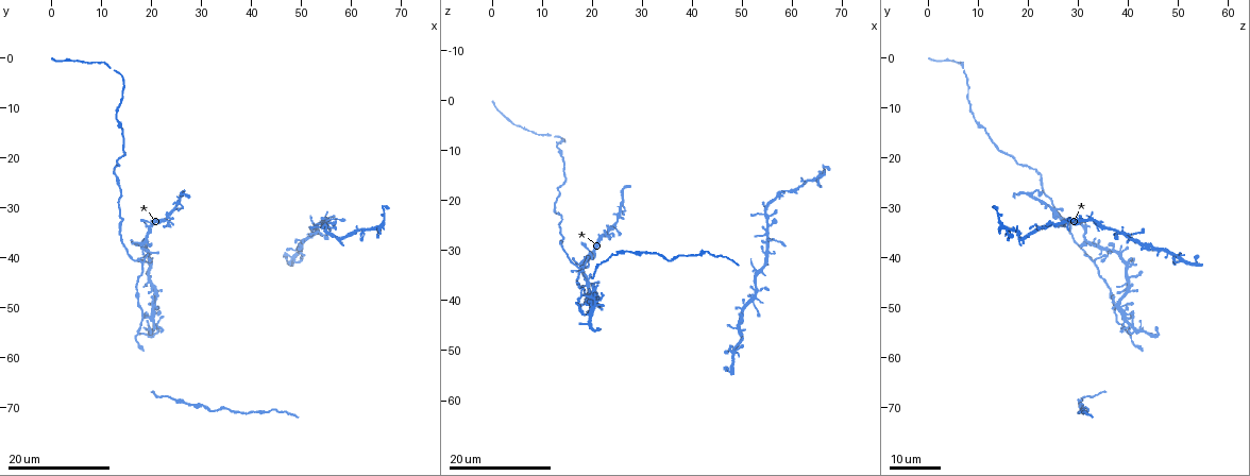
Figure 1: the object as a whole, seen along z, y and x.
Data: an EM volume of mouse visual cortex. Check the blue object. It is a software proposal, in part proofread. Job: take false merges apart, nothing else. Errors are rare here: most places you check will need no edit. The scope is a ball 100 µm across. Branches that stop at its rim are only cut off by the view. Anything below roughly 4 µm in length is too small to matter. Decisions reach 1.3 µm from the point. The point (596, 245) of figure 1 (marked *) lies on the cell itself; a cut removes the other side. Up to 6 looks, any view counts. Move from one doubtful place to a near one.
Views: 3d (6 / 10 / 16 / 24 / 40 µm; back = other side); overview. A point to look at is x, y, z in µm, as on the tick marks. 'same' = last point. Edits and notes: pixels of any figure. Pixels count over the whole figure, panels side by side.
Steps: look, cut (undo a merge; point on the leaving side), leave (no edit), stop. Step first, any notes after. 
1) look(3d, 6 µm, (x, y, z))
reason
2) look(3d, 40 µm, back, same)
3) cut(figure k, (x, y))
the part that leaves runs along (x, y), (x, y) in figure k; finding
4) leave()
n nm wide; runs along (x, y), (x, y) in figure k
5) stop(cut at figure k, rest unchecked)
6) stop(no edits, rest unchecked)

look(3d, 24 µm, (19.0, 35.5, 31.0))
thin neck

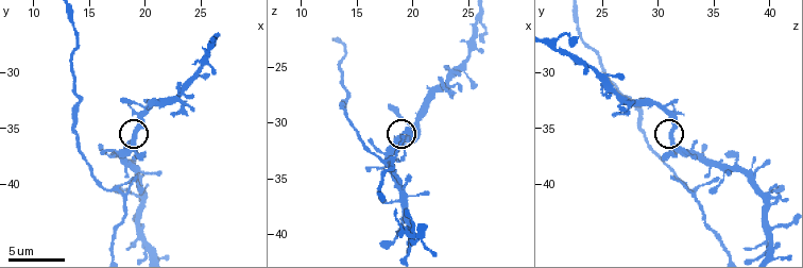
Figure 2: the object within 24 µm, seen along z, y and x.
look(3d, 6 µm, (19.0, 36.0, 31.4))

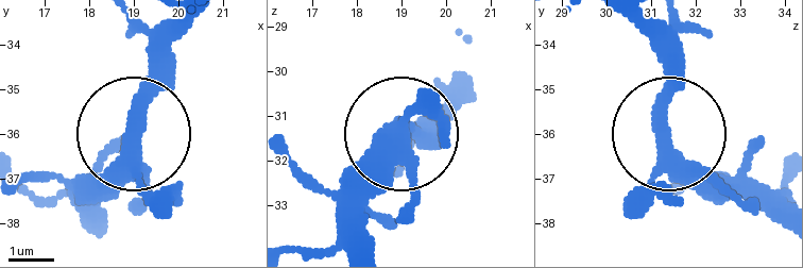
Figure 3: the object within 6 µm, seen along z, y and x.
leave()
3 arms; all the same cell

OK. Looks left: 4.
look(3d, 10 µm, (18.8, 39.4, 35.0))
four or more arms meet

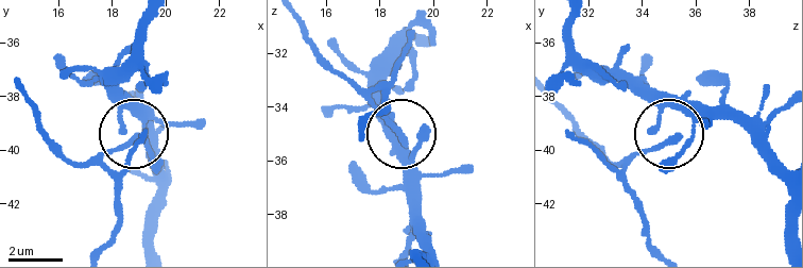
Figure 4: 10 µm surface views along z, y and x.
look(3d, 6 µm, (18.8, 39.5, 35.2))

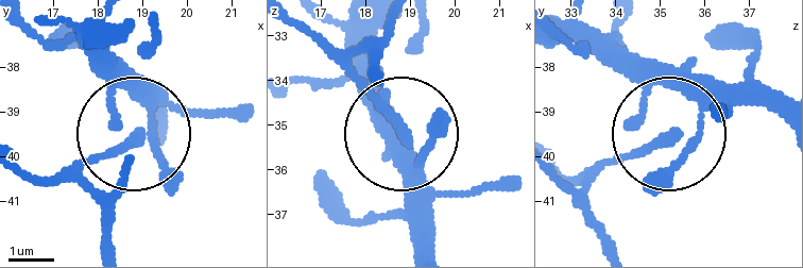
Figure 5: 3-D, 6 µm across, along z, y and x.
leave()
side arm 29 µm; one cell here

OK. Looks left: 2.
stop(no edits, rest unchecked)

